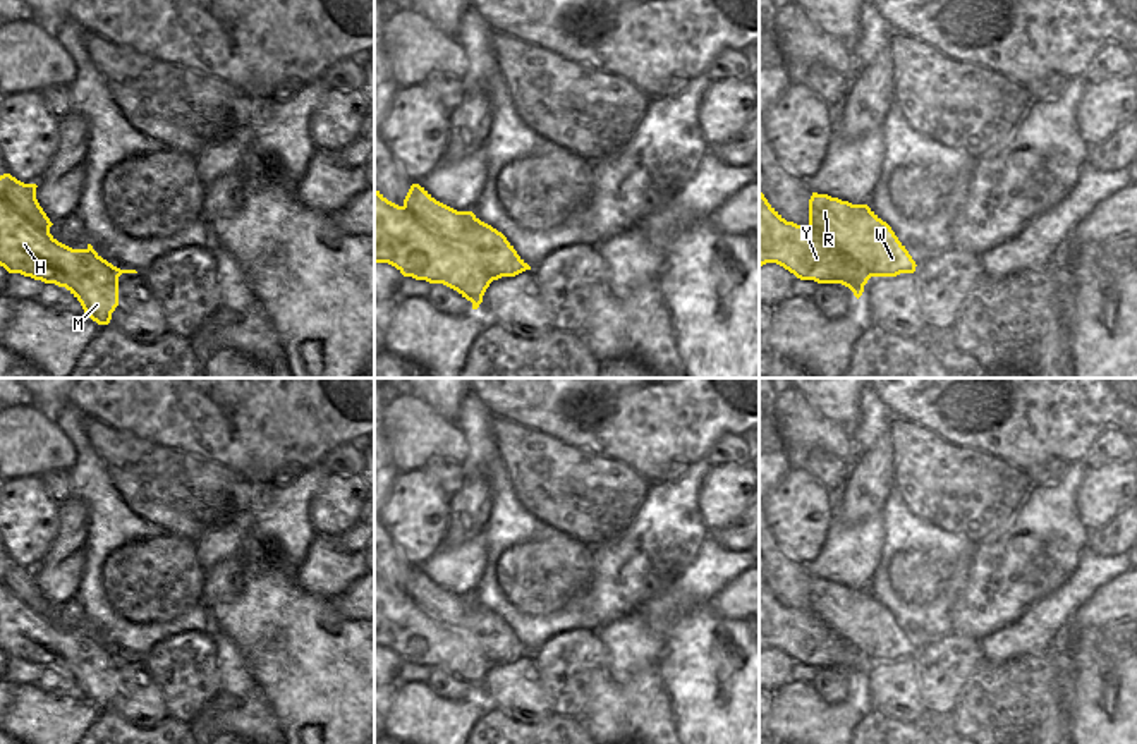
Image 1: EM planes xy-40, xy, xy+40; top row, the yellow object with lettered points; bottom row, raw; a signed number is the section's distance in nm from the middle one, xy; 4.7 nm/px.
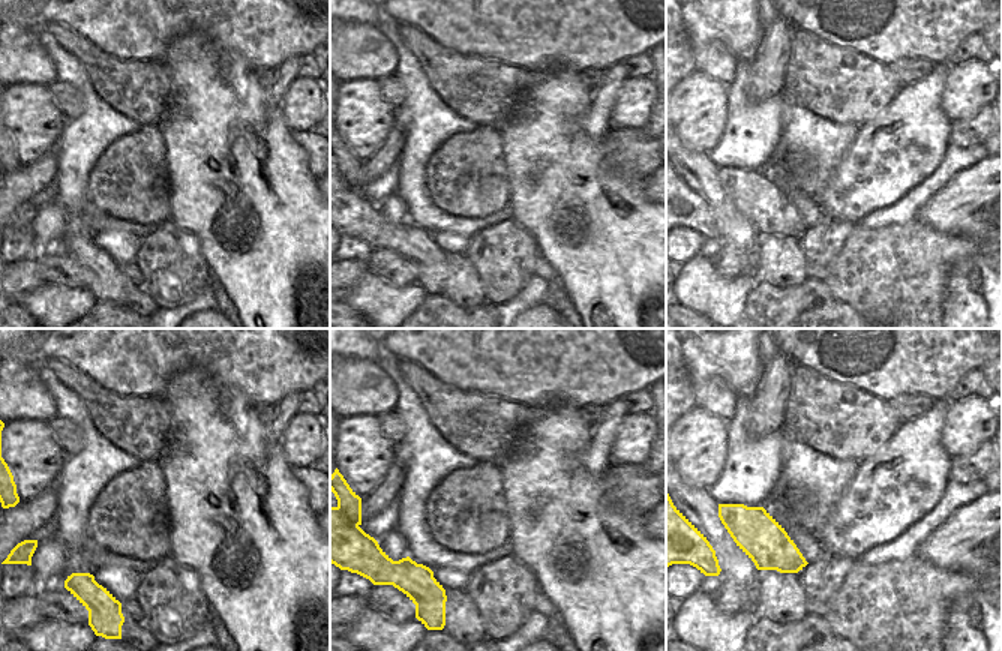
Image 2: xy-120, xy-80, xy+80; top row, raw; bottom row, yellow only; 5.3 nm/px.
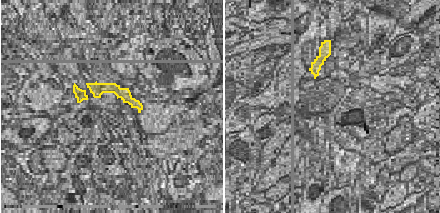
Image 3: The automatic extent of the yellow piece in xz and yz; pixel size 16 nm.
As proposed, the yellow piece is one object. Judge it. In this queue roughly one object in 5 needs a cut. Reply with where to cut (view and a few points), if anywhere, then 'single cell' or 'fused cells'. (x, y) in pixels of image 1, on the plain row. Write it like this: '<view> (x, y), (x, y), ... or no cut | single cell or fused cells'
xy (402, 591), (440, 622), (464, 636), (493, 664) | fused cells

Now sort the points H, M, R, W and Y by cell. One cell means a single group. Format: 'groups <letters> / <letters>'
groups H M Y / R W

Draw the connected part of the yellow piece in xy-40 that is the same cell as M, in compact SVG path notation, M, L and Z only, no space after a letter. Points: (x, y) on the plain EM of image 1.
M0 582L0 651L9 658L21 658L45 668L65 672L82 691L84 699L98 710L108 710L119 691L119 662L137 658L120 655L103 644L94 634L72 634L58 627L50 617L38 613L12 589Z

